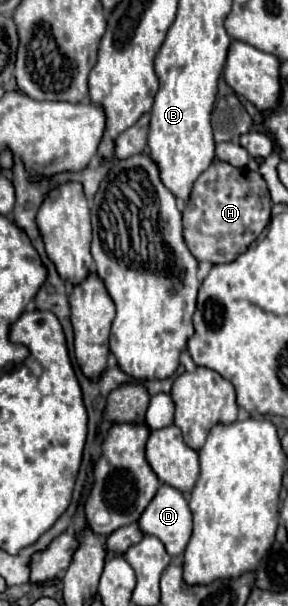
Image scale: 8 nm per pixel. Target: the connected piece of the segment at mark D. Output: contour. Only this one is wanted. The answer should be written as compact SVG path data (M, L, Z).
M163 483L153 501L143 511L139 525L143 533L159 537L171 557L181 555L189 543L193 529L185 495L179 489Z

